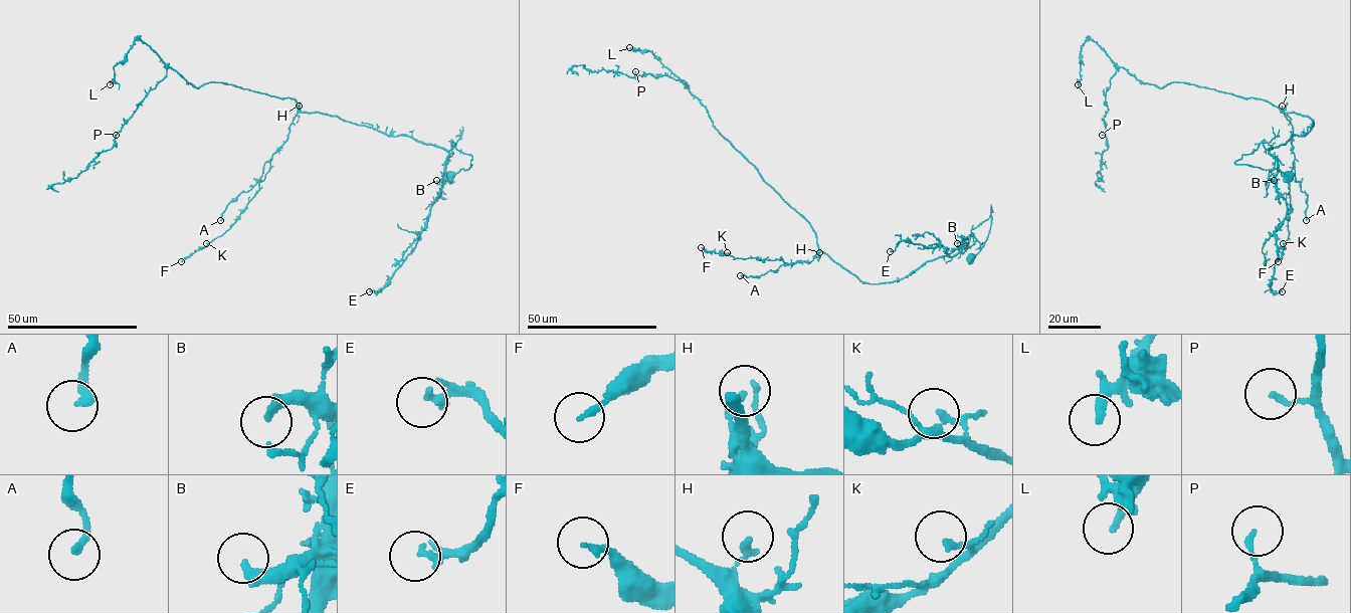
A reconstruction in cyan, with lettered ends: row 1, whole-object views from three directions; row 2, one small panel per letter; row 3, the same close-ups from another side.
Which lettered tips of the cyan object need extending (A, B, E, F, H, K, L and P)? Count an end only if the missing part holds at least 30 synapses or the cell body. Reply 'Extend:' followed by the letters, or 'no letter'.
Extend: A, L

